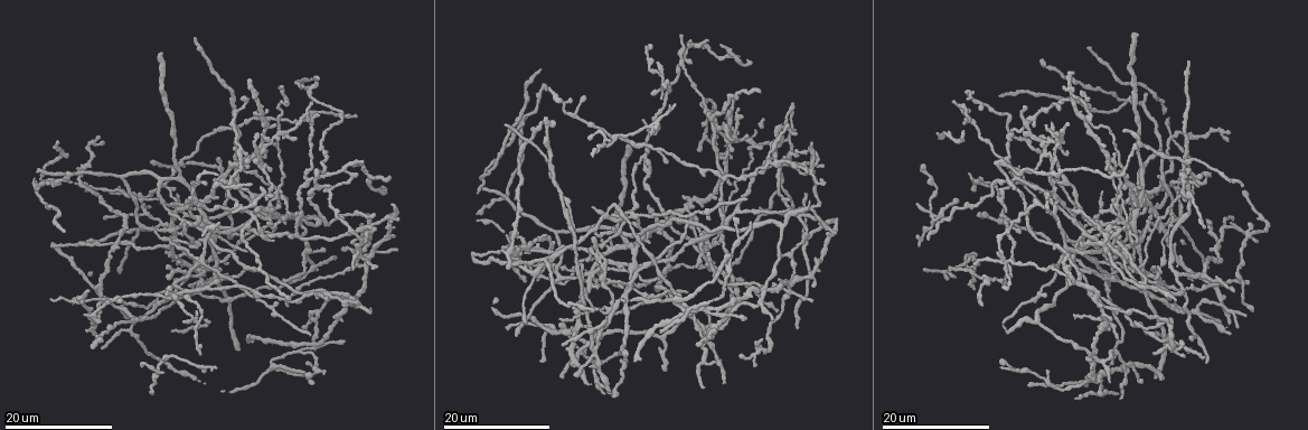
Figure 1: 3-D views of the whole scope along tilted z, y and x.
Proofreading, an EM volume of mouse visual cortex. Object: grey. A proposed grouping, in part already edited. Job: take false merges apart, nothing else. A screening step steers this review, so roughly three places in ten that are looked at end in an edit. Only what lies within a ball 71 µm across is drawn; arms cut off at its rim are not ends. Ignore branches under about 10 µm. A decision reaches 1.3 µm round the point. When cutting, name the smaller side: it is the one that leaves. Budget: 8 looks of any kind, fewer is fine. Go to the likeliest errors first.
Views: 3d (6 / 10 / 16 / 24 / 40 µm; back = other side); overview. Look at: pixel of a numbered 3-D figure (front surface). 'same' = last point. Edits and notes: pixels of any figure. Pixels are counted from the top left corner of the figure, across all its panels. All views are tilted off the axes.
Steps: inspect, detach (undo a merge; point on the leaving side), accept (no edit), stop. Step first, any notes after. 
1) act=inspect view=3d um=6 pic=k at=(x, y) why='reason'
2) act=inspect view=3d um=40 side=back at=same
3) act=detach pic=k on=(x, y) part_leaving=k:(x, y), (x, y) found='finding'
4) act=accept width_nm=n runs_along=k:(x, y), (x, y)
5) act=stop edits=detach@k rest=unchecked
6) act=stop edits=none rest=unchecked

act=inspect view=3d um=16 pic=1 at=(1146, 227) why='two arms in line, one across'

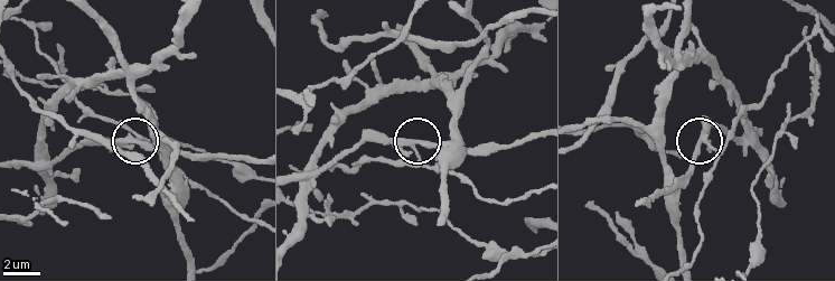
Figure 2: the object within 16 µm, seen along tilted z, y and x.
act=inspect view=3d um=6 pic=2 at=(132, 141)

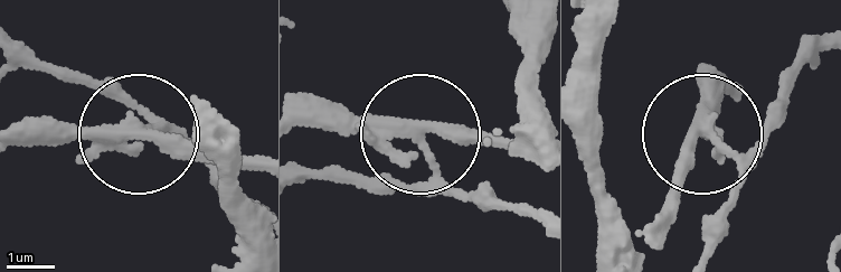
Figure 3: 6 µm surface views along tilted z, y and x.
act=detach pic=3 on=(453, 188) arms=3 part_leaving=3:(403, 139), (426, 162), (423, 180), (298, 183) found='two neurons meet here'

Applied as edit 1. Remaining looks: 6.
act=inspect view=3d um=24 pic=1 at=(275, 197) why='looks like a crossing'

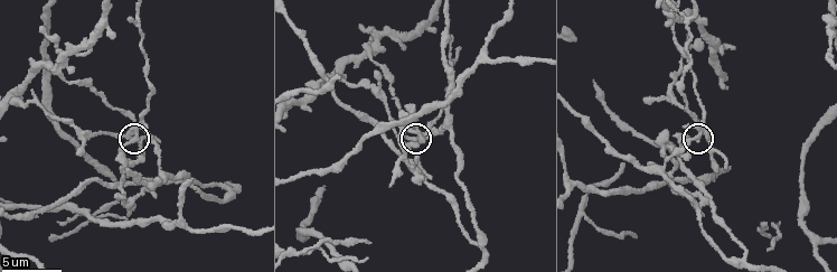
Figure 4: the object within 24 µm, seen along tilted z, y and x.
act=inspect view=3d um=10 pic=4 at=(135, 135) why='closer look'

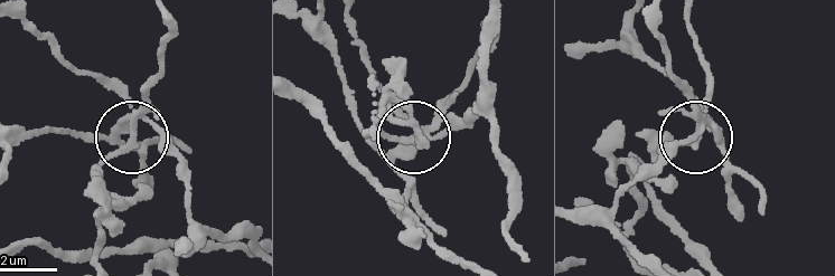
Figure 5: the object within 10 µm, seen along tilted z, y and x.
act=detach pic=5 on=(156, 111) arms=5 part_leaving=5:(138, 111), (146, 81), (160, 67), (170, 16) found='two neurons meet here'

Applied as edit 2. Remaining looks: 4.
act=inspect view=3d um=24 pic=1 at=(611, 308) why='four or more arms meet'

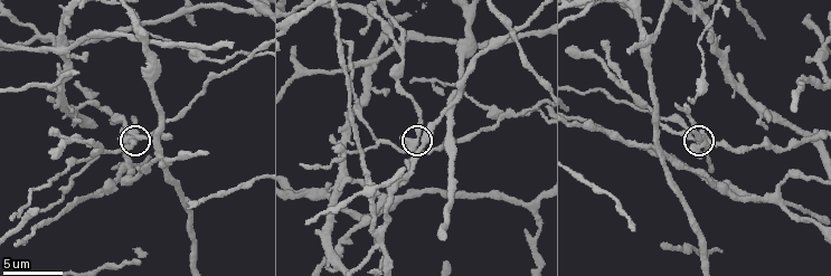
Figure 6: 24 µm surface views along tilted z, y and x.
act=inspect view=3d um=6 pic=6 at=(412, 141)

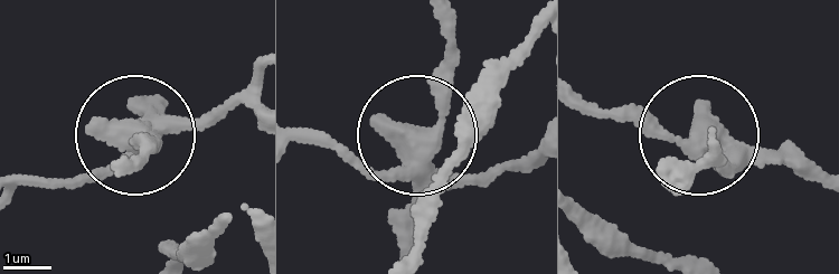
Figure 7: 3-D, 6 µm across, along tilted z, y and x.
act=detach pic=7 on=(218, 116) side_arm_um=16 part_leaving=7:(423, 180), (374, 173), (302, 140) found='a second neuron is stuck on'

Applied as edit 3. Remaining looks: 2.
act=stop edits=detach@3,detach@5,detach@7 rest=unchecked

